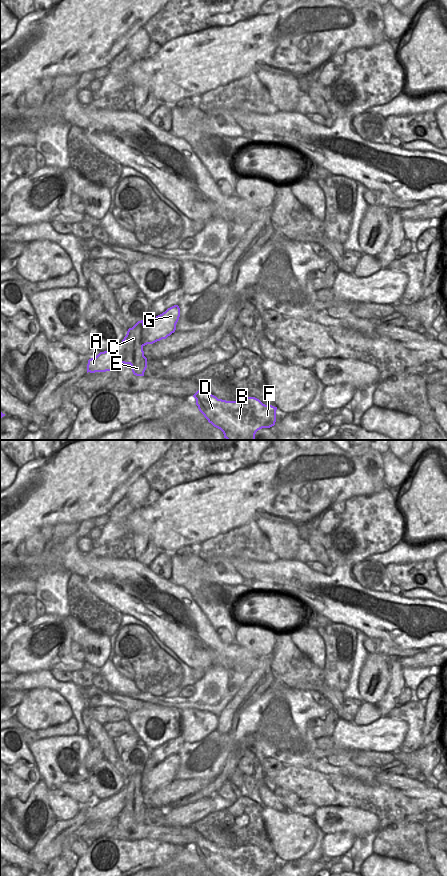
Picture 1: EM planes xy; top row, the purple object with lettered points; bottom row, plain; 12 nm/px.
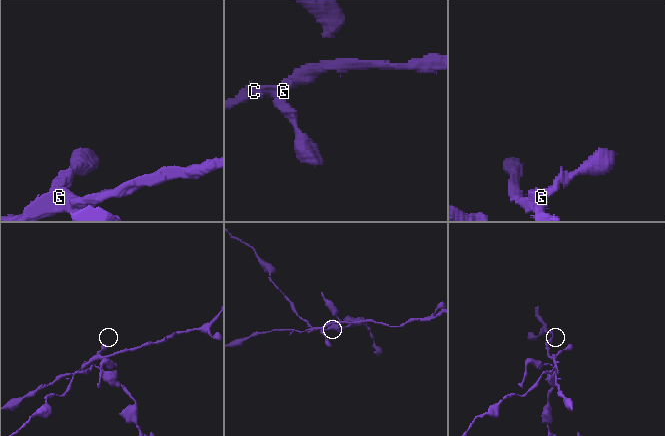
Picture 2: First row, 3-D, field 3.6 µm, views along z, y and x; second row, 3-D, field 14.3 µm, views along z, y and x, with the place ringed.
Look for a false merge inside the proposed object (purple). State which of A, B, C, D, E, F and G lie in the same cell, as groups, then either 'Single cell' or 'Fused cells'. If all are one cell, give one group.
Groups: A C G / B D E F. Fused cells.

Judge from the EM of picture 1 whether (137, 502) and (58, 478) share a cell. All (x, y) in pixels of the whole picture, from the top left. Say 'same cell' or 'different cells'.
different cells

